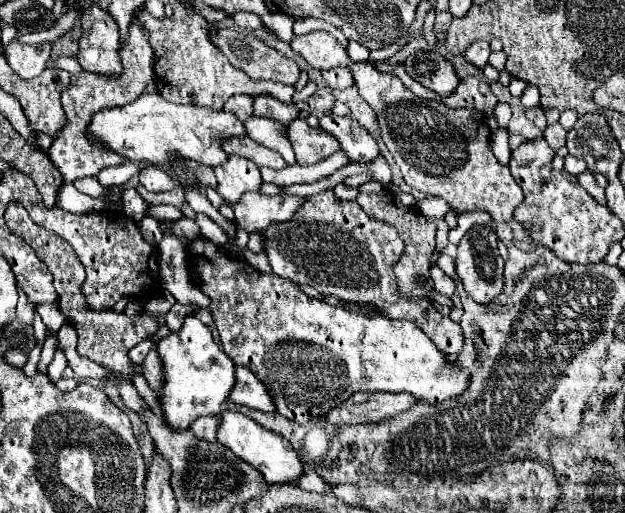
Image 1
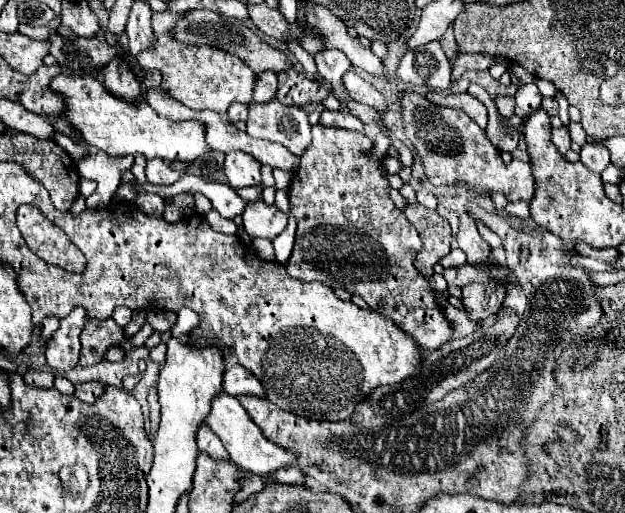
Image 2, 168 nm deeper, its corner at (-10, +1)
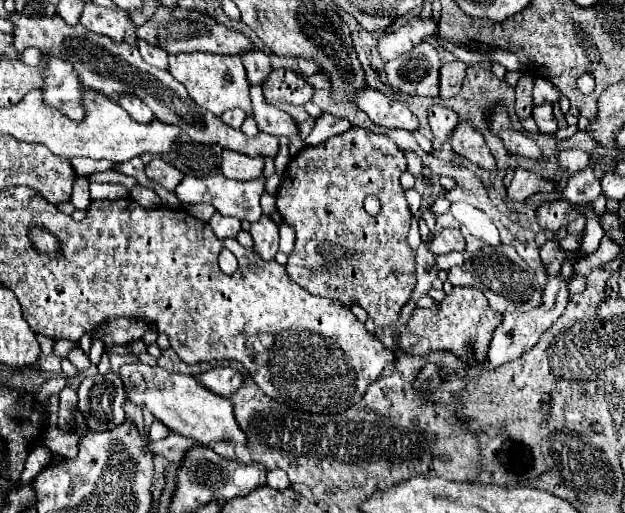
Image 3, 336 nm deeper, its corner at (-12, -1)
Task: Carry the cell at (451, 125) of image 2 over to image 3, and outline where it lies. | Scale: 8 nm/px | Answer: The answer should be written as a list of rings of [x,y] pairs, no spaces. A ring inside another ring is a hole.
[[[468,121],[458,123],[452,135],[452,149],[460,155],[464,155],[468,161],[476,163],[478,167],[496,173],[496,163],[494,157],[490,155],[482,133]]]

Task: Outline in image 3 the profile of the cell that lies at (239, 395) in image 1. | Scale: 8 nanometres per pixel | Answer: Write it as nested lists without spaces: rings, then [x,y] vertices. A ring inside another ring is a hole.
[[[216,367],[216,369],[204,371],[198,377],[198,381],[208,391],[214,391],[216,395],[228,397],[228,395],[232,395],[232,391],[236,391],[236,387],[240,387],[242,375],[236,369],[232,369],[232,367]]]

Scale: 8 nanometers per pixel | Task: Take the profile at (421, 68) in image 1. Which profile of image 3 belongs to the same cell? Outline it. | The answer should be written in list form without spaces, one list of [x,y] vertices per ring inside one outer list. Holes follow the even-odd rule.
[[[426,41],[414,47],[410,53],[386,63],[386,75],[392,87],[408,95],[422,97],[438,97],[438,69],[438,51]]]

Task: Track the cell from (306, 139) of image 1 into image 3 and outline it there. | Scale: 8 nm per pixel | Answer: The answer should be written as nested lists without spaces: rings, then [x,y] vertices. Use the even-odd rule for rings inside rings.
[[[350,127],[346,133],[336,135],[316,147],[304,147],[292,157],[282,173],[280,187],[276,191],[276,209],[282,219],[294,229],[294,251],[288,255],[286,271],[294,283],[300,283],[308,293],[340,301],[342,307],[360,305],[376,327],[394,325],[402,305],[410,299],[416,283],[414,251],[408,247],[406,237],[410,229],[412,213],[408,209],[404,189],[400,187],[400,175],[406,171],[404,153],[386,135],[374,135],[362,127]],[[374,195],[382,203],[378,215],[364,211],[364,197]]]

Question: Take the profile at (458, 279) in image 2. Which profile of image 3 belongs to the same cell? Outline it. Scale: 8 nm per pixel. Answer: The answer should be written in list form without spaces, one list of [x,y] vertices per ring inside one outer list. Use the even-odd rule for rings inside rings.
[[[498,245],[494,251],[484,249],[478,253],[472,253],[464,259],[460,267],[452,267],[448,271],[448,281],[452,285],[468,285],[480,289],[488,303],[490,309],[494,311],[528,311],[534,307],[540,307],[542,301],[542,285],[538,283],[536,271],[528,267],[528,263],[516,253],[512,245]]]

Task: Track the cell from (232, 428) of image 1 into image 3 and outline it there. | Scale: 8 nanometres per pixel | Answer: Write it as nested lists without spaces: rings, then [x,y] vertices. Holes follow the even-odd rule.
[[[130,363],[120,367],[120,379],[124,381],[126,397],[140,407],[146,407],[156,419],[166,423],[170,431],[180,433],[184,437],[190,437],[198,443],[216,443],[216,441],[232,441],[246,445],[244,433],[240,431],[234,415],[232,415],[232,403],[228,397],[218,397],[196,377],[180,375],[180,373],[168,373],[162,367],[150,367],[142,363]]]

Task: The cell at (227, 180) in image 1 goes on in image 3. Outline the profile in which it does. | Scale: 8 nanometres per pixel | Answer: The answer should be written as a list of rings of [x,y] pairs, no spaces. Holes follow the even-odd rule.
[[[224,149],[220,159],[220,169],[228,179],[256,179],[256,175],[262,175],[264,157],[260,155],[250,157]]]

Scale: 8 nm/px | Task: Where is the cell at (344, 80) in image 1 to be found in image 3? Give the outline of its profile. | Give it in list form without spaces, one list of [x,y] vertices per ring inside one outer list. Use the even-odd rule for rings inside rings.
[[[378,89],[364,91],[364,95],[360,95],[358,107],[370,117],[374,125],[380,125],[386,129],[406,129],[406,131],[418,129],[418,119],[408,109],[408,105],[404,101],[388,99]]]

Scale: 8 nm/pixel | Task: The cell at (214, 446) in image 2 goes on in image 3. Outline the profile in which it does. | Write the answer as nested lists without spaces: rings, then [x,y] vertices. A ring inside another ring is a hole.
[[[168,435],[164,441],[150,441],[148,449],[152,455],[162,455],[166,457],[170,463],[180,463],[180,459],[184,457],[184,451],[188,447],[194,447],[196,443],[192,443],[192,439],[184,439],[182,435]]]

